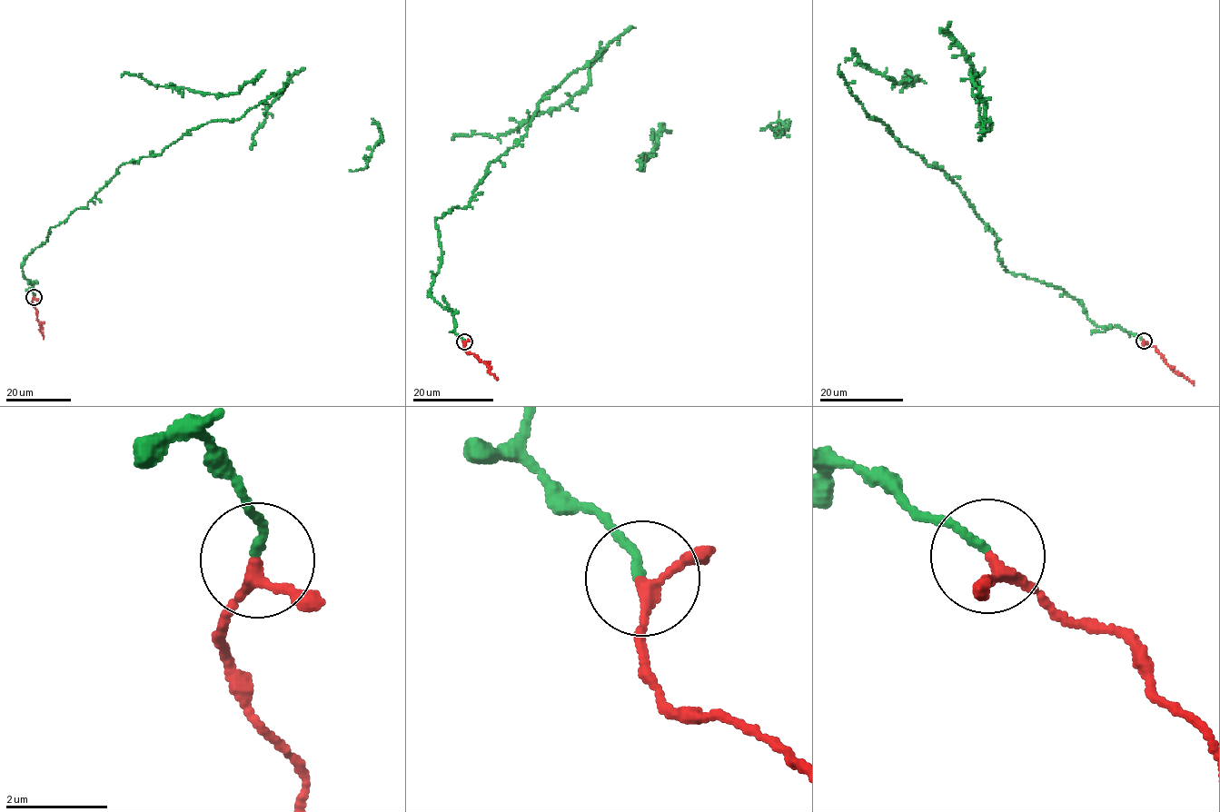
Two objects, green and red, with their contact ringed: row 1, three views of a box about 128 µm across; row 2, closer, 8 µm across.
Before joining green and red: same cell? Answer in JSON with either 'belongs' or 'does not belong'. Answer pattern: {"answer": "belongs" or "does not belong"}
{"answer": "belongs"}

